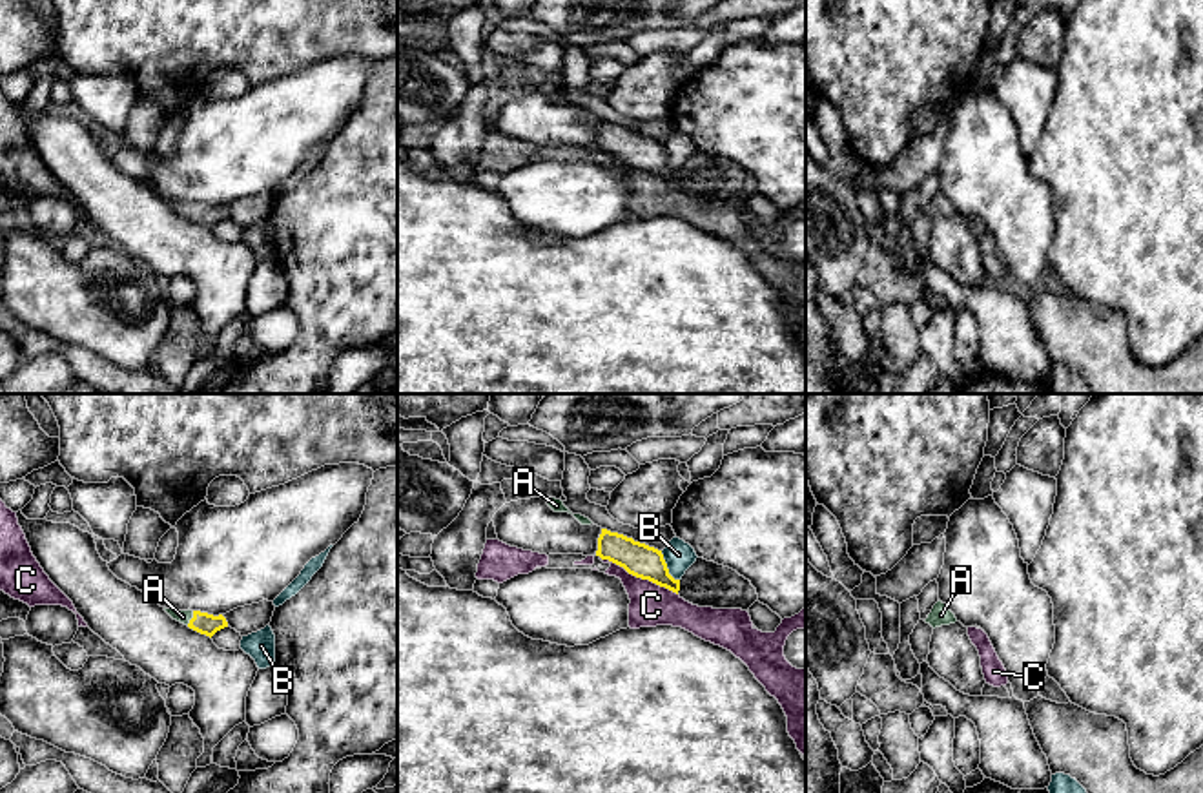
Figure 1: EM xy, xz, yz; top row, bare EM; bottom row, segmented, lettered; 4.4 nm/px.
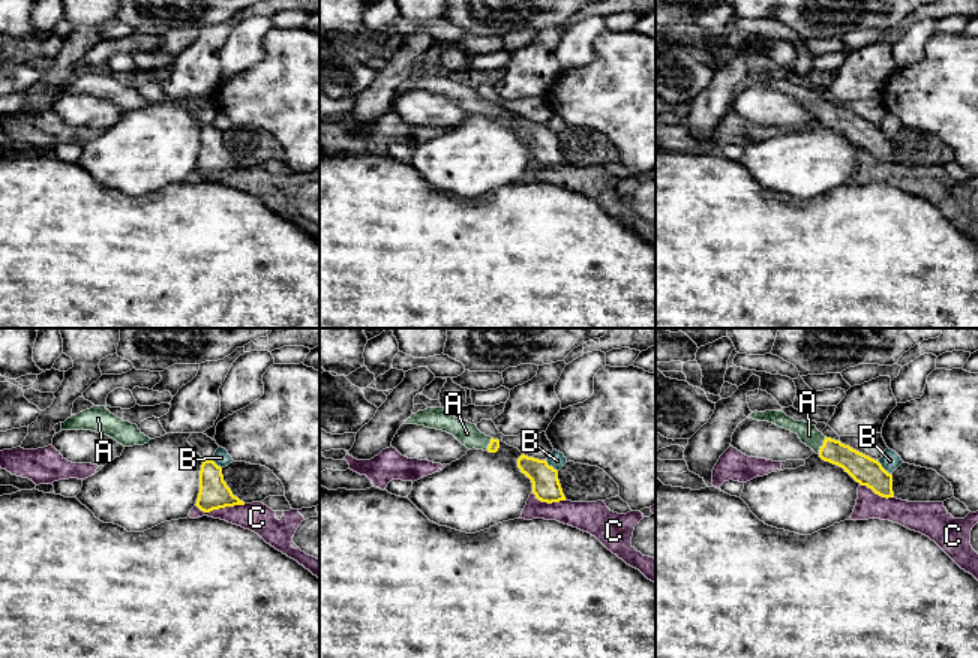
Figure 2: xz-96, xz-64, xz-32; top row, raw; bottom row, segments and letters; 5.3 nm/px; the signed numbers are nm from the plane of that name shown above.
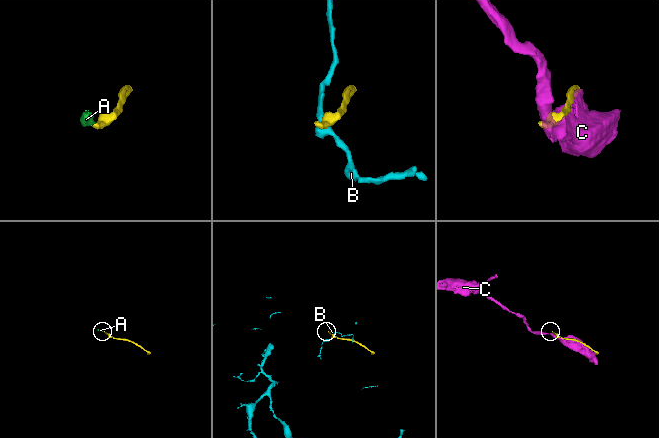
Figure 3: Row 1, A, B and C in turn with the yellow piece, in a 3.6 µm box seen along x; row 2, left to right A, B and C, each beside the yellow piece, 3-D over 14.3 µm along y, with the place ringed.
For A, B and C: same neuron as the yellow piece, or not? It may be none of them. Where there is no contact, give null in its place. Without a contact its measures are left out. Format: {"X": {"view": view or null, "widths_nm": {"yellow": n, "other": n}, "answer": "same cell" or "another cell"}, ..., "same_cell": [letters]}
{"A": {"view": "xy", "widths_nm": {"yellow": 100, "other": 60}, "answer": "same cell"}, "B": {"view": "xz", "widths_nm": {"yellow": 150, "other": 130}, "answer": "another cell"}, "C": {"view": "xz", "widths_nm": {"yellow": 150, "other": 180}, "answer": "another cell"}, "same_cell": ["A"]}

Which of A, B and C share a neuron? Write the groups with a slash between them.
A / B / C

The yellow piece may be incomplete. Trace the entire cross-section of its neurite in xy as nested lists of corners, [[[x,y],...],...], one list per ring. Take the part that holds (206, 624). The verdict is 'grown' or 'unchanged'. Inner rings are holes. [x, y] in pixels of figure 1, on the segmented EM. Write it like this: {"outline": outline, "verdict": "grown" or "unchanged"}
{"outline": [[[166,609],[164,611],[177,622],[188,625],[190,629],[206,634],[206,636],[213,636],[217,631],[228,627],[228,622],[222,614],[213,616],[208,613],[200,613],[200,611],[175,611],[175,609]]], "verdict": "grown"}

